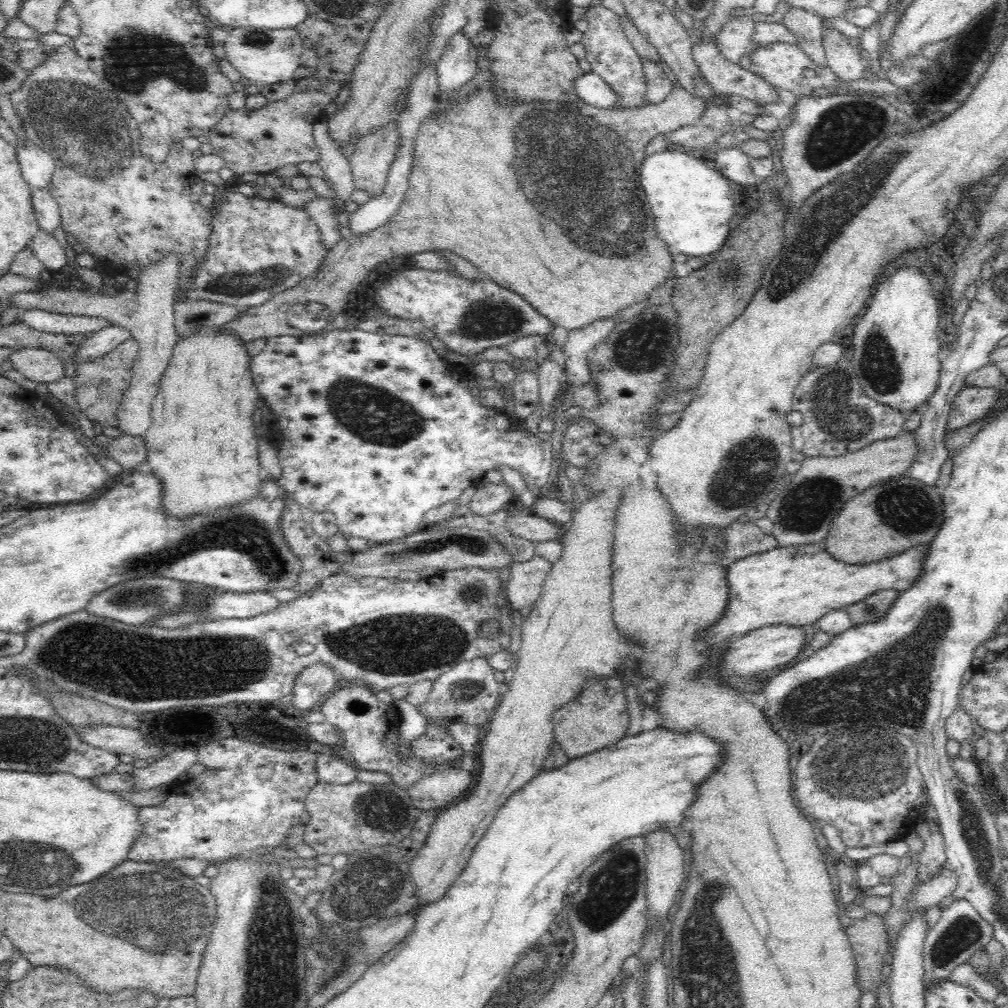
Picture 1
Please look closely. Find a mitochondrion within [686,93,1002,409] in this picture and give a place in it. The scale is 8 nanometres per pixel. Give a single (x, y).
(847, 200)

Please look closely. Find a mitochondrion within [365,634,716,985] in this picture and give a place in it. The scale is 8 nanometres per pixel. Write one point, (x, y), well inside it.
(613, 889)

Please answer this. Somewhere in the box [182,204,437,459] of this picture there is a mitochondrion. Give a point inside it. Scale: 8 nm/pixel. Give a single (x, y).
(374, 415)

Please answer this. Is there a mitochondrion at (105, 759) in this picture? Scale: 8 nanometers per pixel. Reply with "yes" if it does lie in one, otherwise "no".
no

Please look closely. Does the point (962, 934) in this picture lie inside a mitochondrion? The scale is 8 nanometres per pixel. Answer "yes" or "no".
yes

